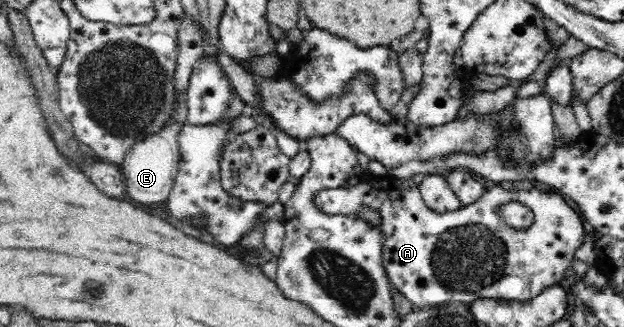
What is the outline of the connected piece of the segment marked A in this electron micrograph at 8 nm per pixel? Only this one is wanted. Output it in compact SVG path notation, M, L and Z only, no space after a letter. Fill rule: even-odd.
M390 173L389 175L378 176L378 180L373 181L373 183L362 181L360 184L357 184L352 188L331 188L319 190L314 195L312 202L319 211L326 213L327 215L356 214L363 206L369 206L371 210L377 210L377 212L379 212L379 216L381 216L379 225L384 232L383 258L386 274L388 275L388 279L390 280L391 287L394 291L402 294L406 300L415 306L416 309L419 309L419 307L421 307L421 309L426 309L436 305L446 304L451 301L476 301L484 298L490 300L500 298L501 300L516 300L521 302L534 299L543 289L559 284L564 279L567 267L571 266L571 261L575 258L575 251L585 243L585 235L589 230L583 229L583 219L581 219L581 215L579 215L575 209L571 209L571 207L569 207L569 203L567 203L561 192L541 191L541 189L535 189L535 187L531 187L529 191L515 191L512 187L509 189L503 189L503 187L501 187L501 183L497 185L487 183L484 192L481 194L481 197L477 198L477 201L474 201L469 205L461 206L459 209L447 213L437 213L436 210L429 209L429 206L426 206L423 201L419 186L413 182L412 178L401 179ZM511 200L521 202L521 204L525 204L533 210L534 221L533 224L527 227L527 229L513 229L512 227L509 227L504 221L502 221L499 214L496 212L501 204L510 202Z

